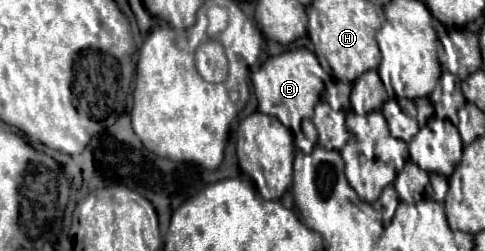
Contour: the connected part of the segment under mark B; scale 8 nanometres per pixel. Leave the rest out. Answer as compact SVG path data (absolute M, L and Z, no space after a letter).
M305 48L286 50L281 55L269 57L253 75L253 89L259 101L259 111L271 117L277 117L285 127L299 131L299 123L303 117L313 117L313 109L321 99L325 82L329 74L321 67L317 57Z

